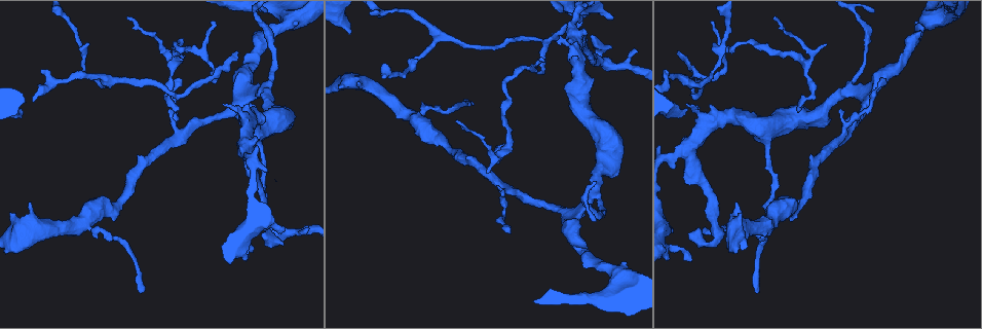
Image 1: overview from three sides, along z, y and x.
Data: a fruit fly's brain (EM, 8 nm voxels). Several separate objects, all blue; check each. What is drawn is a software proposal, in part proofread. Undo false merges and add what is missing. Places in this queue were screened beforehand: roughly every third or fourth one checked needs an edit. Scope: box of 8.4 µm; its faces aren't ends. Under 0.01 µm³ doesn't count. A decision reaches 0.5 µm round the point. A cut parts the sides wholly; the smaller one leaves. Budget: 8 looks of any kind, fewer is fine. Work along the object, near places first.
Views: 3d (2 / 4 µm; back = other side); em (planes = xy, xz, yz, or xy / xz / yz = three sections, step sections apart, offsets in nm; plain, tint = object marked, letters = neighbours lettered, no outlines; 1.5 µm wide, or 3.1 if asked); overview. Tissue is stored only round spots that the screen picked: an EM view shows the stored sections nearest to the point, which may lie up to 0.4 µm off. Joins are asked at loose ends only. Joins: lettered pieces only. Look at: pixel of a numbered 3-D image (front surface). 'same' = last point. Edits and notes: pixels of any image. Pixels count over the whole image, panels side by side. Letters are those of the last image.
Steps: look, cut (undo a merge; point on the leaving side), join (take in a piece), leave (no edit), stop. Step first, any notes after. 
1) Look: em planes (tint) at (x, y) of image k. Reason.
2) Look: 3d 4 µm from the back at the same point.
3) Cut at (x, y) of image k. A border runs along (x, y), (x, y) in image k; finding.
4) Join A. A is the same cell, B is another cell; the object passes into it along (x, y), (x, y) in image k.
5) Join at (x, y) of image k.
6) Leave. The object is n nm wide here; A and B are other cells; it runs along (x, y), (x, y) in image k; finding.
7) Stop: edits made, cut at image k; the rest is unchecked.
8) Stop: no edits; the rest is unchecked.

Look: em xy step 8 (letters) at (708, 76) of image 1. Thin neck.

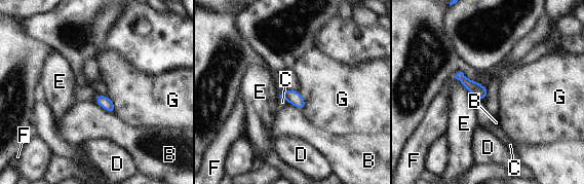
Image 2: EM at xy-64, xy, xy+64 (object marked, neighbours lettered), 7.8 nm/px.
Leave. B, C, D, E, F and G are other cells; a border runs along (299, 92), (305, 103), (303, 111) in image 2; all the same neuron.

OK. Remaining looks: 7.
Look: em xy step 4 (letters) at (500, 154) of image 1. Thick turns thin.

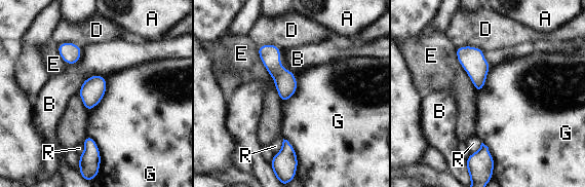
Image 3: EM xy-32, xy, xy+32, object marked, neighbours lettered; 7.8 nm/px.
Leave. The longest contact is with E, 400 nm; A, B, D, E, G and R are other cells; continuous, no second neuron.

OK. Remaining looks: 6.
Look: 3d 2 µm at (511, 232) of image 1. Thin end.

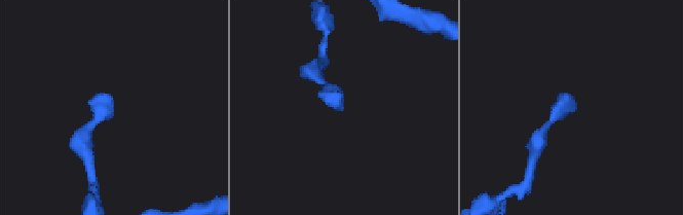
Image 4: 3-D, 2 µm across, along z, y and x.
Look: em yz step 8 (tint) at (341, 99) of image 4.

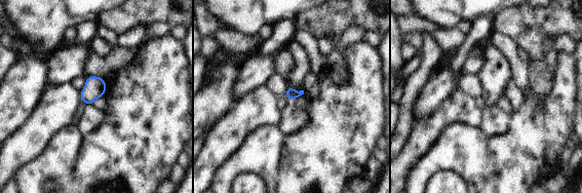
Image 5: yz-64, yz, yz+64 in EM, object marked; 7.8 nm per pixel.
Look: em planes (letters) at the same point. Cut it another way.

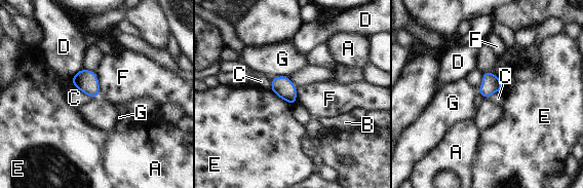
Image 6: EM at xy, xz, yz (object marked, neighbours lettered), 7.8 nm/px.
Leave. The longest contact is with E, 200 nm; A, B, C, D, E, F and G are other cells; a border runs along (94, 71), (99, 82), (99, 96) in image 6; no lettered piece goes on from it.

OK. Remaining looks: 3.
Stop: no edits; the rest is unchecked.

